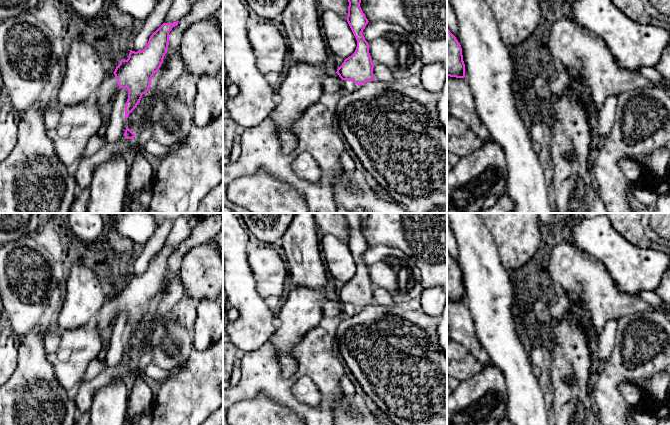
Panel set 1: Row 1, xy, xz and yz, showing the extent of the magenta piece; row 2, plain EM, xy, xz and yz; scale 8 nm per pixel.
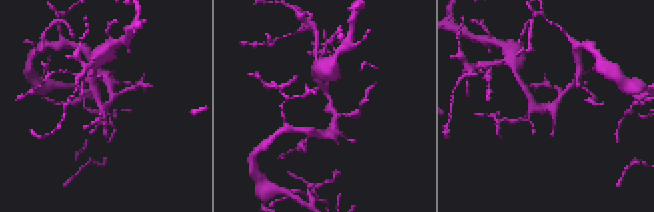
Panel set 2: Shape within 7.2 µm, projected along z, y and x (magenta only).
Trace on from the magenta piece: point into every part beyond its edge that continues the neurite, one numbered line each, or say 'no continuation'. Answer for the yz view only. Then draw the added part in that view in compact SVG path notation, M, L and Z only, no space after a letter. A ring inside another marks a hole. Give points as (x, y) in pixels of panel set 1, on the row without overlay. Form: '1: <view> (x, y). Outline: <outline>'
no continuation

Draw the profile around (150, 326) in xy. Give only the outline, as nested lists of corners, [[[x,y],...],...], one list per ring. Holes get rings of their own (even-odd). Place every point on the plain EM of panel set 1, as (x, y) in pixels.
[[[158,295],[152,300],[149,314],[142,319],[137,331],[129,338],[127,342],[127,351],[135,358],[137,353],[147,342],[151,343],[151,348],[156,348],[158,344],[158,333],[164,330],[168,316],[156,318],[152,312],[158,302]]]

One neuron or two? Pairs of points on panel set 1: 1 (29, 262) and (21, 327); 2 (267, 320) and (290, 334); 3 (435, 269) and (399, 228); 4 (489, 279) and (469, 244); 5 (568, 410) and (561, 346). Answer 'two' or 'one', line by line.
1: one
2: two
3: one
4: one
5: one

